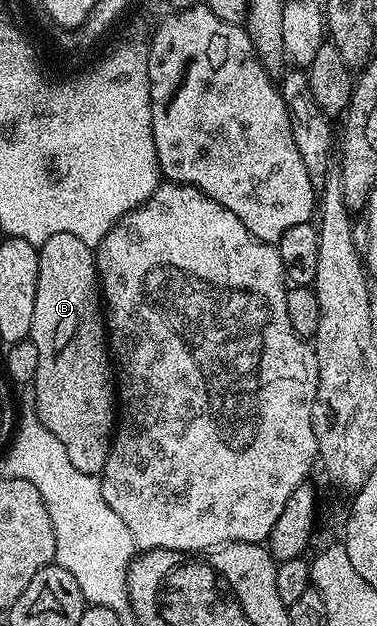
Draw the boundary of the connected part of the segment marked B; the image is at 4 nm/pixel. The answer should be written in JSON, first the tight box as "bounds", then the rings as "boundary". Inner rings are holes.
{"bounds":[29,232,115,475],"boundary":[[[55,232],[55,236],[41,243],[37,255],[39,256],[39,284],[35,288],[35,316],[31,316],[29,338],[35,344],[35,348],[39,348],[39,372],[35,372],[35,380],[31,384],[31,391],[33,390],[31,406],[37,411],[39,420],[45,425],[47,432],[52,432],[59,439],[59,444],[63,444],[71,464],[75,464],[79,472],[100,475],[101,469],[107,464],[109,443],[112,442],[115,433],[115,366],[111,361],[111,351],[107,345],[107,323],[103,313],[103,295],[97,276],[95,250],[94,247],[83,244],[79,236],[71,236],[71,232]]]}

